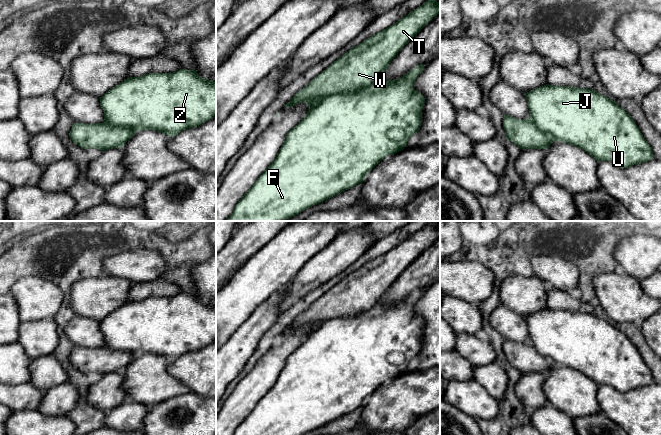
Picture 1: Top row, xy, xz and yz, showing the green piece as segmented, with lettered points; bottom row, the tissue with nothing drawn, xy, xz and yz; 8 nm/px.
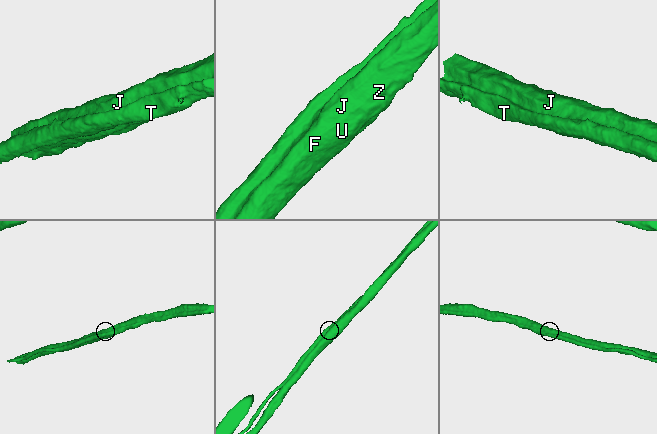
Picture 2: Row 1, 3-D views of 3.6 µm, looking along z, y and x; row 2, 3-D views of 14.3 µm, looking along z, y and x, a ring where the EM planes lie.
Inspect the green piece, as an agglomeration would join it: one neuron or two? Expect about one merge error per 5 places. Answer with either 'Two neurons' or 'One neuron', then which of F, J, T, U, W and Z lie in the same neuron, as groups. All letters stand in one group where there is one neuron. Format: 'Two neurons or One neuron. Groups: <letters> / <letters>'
Two neurons. Groups: F J U Z / T W

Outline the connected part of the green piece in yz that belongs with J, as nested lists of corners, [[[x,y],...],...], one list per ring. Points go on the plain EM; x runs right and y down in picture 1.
[[[546,308],[526,316],[525,320],[530,337],[529,343],[541,355],[550,357],[555,365],[572,368],[590,378],[598,386],[609,385],[622,393],[654,383],[652,372],[625,333],[593,313]]]

